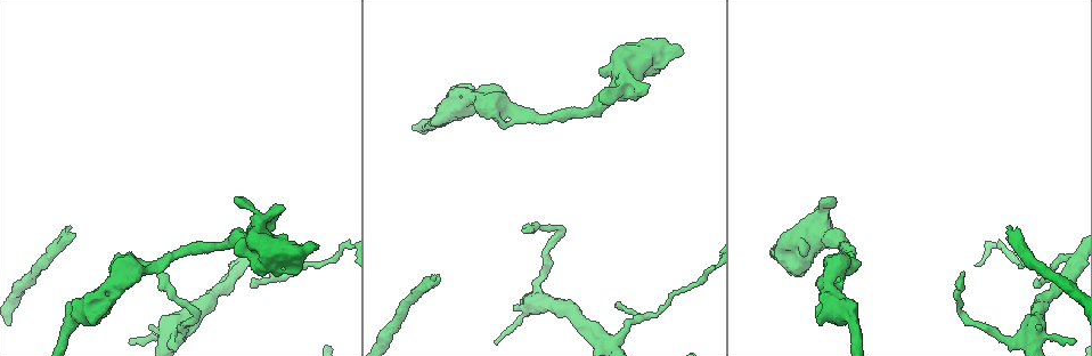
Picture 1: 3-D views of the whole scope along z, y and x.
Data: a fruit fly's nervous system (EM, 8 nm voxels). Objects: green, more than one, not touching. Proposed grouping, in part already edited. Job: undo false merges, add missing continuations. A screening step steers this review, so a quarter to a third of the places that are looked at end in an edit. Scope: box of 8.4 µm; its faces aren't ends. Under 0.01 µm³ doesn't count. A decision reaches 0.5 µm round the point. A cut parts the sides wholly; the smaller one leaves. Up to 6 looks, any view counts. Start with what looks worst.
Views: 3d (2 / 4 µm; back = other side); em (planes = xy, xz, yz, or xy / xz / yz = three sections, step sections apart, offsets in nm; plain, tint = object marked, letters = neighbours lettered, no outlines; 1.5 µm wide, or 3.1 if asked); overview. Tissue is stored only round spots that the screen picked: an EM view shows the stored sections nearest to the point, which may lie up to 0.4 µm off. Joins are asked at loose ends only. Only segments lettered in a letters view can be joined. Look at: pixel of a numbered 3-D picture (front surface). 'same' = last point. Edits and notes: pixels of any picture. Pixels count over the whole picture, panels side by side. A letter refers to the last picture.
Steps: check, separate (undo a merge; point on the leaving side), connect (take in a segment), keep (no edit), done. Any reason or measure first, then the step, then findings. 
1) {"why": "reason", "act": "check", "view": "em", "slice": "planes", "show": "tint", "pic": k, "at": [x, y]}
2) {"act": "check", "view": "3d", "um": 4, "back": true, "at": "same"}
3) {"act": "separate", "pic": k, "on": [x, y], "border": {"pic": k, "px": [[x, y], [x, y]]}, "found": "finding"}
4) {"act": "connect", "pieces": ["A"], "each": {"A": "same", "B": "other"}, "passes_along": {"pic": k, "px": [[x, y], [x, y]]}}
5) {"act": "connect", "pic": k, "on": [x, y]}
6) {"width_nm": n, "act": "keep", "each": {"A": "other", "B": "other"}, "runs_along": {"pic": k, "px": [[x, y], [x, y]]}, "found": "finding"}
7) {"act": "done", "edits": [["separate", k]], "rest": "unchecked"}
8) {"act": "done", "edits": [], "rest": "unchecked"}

{"why": "long arm stops here", "act": "check", "view": "em", "slice": "yz", "step": 4, "show": "tint", "pic": 1, "at": [1008, 227]}

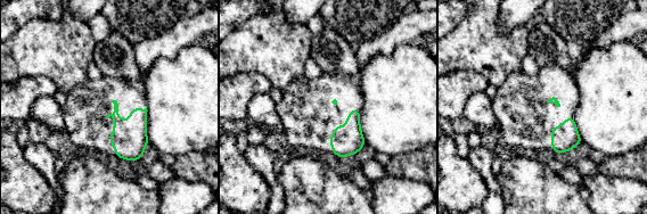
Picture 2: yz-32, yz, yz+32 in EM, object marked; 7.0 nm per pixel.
{"why": "cut it another way", "act": "check", "view": "em", "slice": "xz", "step": 4, "show": "letters", "at": "same"}

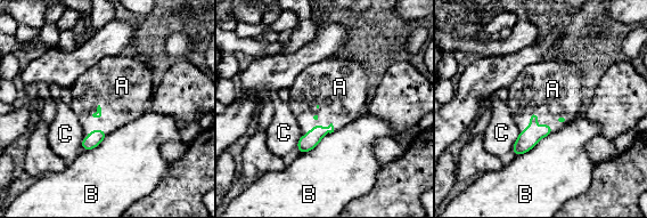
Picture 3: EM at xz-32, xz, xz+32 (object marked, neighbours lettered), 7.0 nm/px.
{"act": "connect", "pieces": ["A"], "each": {"A": "same", "B": "other", "C": "other"}, "passes_along": {"pic": 3, "px": [[527, 139], [538, 116], [553, 89]]}, "found": "the neuron continues"}

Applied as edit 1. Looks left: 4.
{"why": "redraw", "act": "check", "view": "overview"}

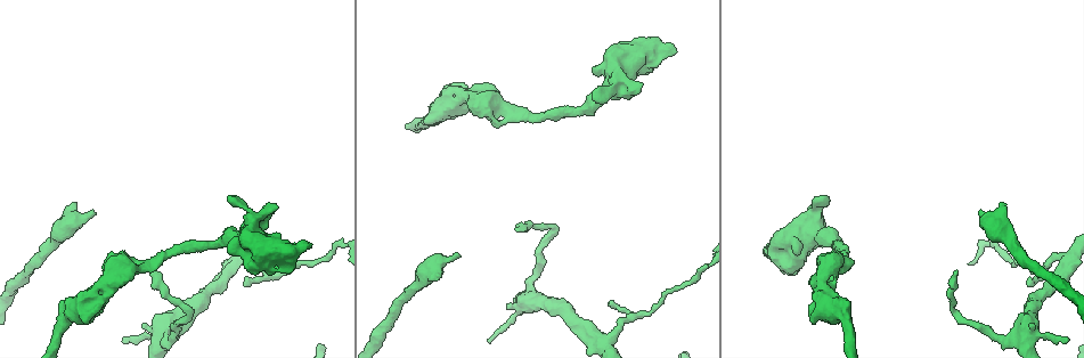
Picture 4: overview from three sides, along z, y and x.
{"act": "check", "view": "3d", "um": 2, "pic": 4, "at": [154, 271]}

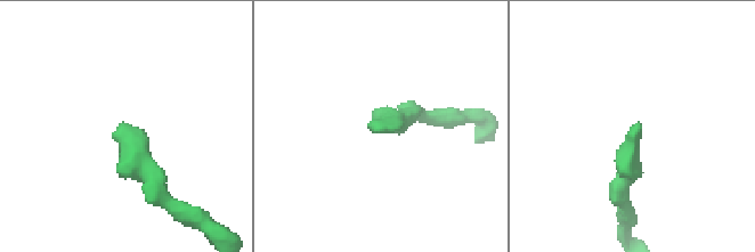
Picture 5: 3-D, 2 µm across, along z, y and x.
{"act": "check", "view": "em", "slice": "planes", "show": "letters", "pic": 5, "at": [640, 123]}

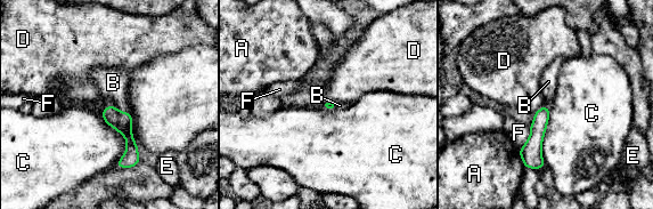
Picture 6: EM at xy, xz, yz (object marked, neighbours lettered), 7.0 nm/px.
{"longest_contact_nm": ["C", 420], "act": "connect", "pieces": ["B"], "each": {"A": "other", "B": "same", "C": "other", "D": "other", "E": "other", "F": "other"}, "passes_along": {"pic": 6, "px": [[122, 121], [115, 107], [113, 82]]}, "found": "the neuron continues"}

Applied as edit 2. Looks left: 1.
{"act": "done", "edits": [["connect", 3], ["connect", 6]], "rest": "unchecked"}

